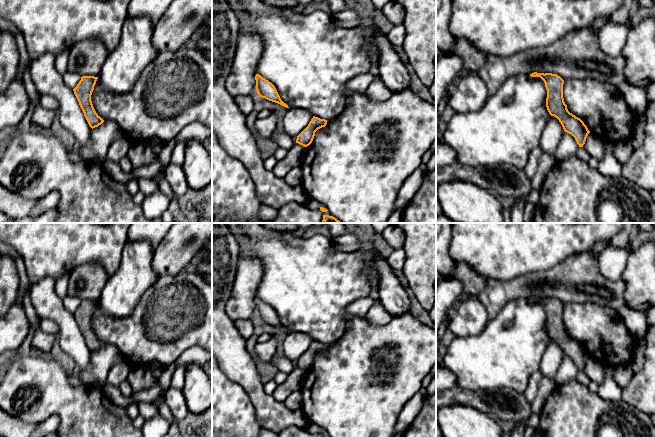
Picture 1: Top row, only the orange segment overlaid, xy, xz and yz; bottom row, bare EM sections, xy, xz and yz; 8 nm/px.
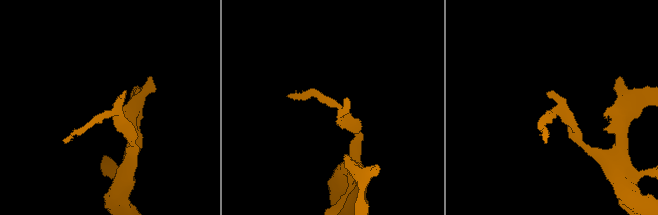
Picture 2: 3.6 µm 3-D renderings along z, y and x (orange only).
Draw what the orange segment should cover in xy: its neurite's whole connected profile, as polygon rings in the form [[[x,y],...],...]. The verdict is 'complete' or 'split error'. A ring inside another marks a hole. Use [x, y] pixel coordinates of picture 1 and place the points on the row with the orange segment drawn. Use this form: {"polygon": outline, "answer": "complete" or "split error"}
{"polygon": [[[82,76],[77,86],[73,89],[84,116],[92,129],[104,122],[96,113],[91,101],[91,95],[97,79],[98,77],[94,76]]], "answer": "complete"}

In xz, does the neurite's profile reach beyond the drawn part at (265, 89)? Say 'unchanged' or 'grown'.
unchanged

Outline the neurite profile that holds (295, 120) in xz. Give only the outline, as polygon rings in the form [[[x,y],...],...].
[[[288,108],[281,129],[289,136],[298,136],[309,124],[313,115],[301,108]]]

